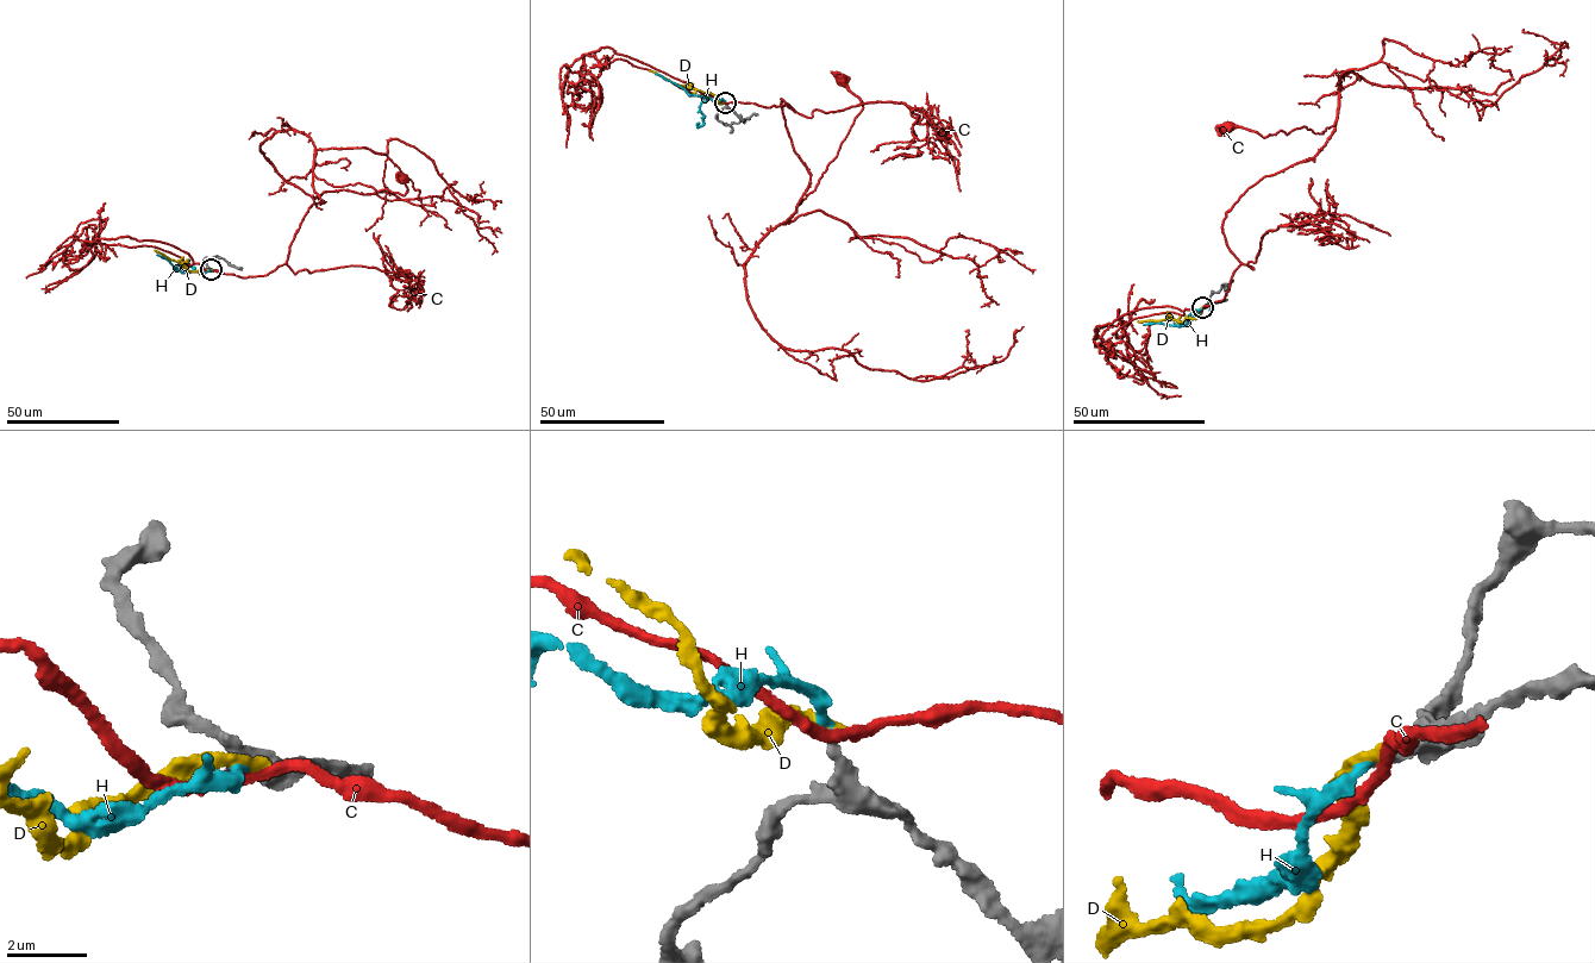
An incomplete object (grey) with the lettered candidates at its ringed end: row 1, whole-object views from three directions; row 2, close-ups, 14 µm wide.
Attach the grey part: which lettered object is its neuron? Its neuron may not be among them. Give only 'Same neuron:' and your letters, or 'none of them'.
Same neuron: H

